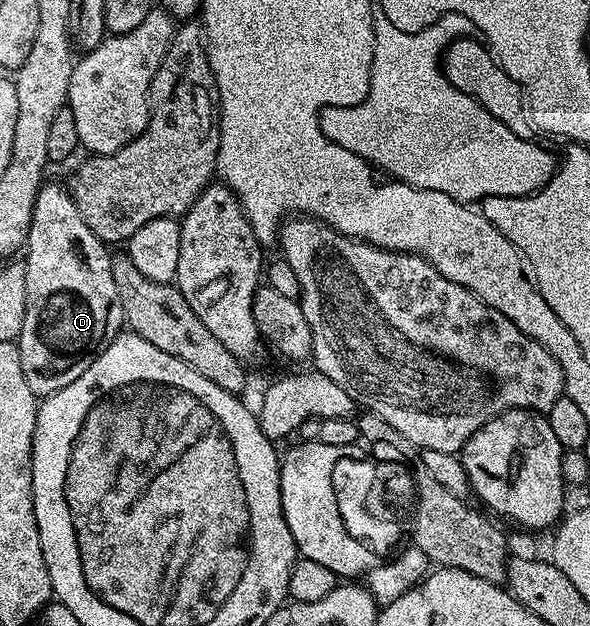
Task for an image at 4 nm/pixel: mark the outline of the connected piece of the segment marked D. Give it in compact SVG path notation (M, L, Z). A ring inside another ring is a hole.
M44 183L33 206L31 229L25 245L25 322L17 341L21 370L25 370L25 382L36 398L46 398L57 390L77 382L85 370L115 339L124 323L121 298L117 294L117 282L113 282L113 259L108 245L93 234L93 230L81 218L75 200L66 187Z

